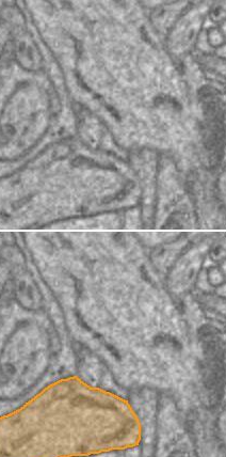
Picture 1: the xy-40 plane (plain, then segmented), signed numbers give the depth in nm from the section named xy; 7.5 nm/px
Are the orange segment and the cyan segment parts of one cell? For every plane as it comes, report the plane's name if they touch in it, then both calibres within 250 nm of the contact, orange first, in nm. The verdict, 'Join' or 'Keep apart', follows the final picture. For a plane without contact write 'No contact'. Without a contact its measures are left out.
No contact.

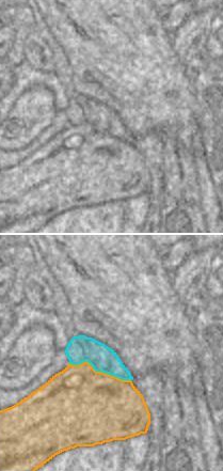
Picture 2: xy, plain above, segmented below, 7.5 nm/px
Touches orange in xy. Thickness 500 nm (orange) against 200 nm.

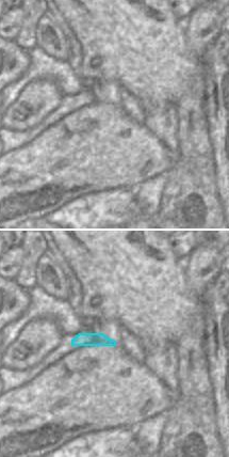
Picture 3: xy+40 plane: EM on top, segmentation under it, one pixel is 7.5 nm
No contact.

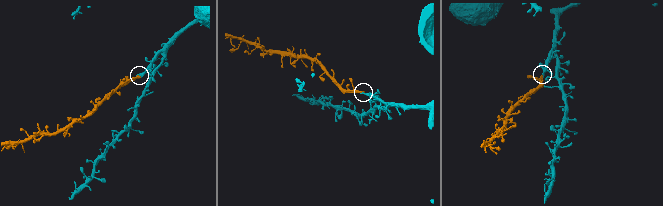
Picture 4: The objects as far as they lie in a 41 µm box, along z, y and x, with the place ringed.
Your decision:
Join.

